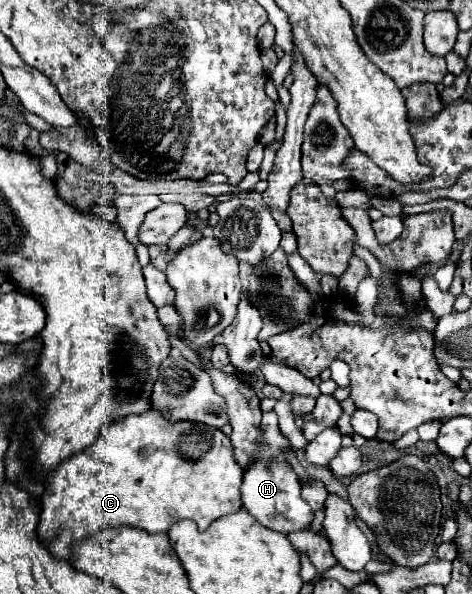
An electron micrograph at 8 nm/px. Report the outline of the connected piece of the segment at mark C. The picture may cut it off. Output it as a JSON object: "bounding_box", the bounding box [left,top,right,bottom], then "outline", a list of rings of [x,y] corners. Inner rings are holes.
{"bounding_box":[37,409,243,561],"outline":[[[155,409],[141,415],[127,415],[105,425],[93,445],[61,461],[57,471],[49,475],[41,501],[43,509],[37,533],[57,559],[69,561],[69,545],[73,541],[89,537],[105,527],[131,525],[149,533],[163,533],[181,519],[191,519],[197,523],[197,527],[209,527],[209,523],[215,519],[241,509],[241,479],[243,471],[237,467],[237,461],[233,459],[233,447],[229,447],[229,437],[221,429],[189,421],[169,423]]]}

